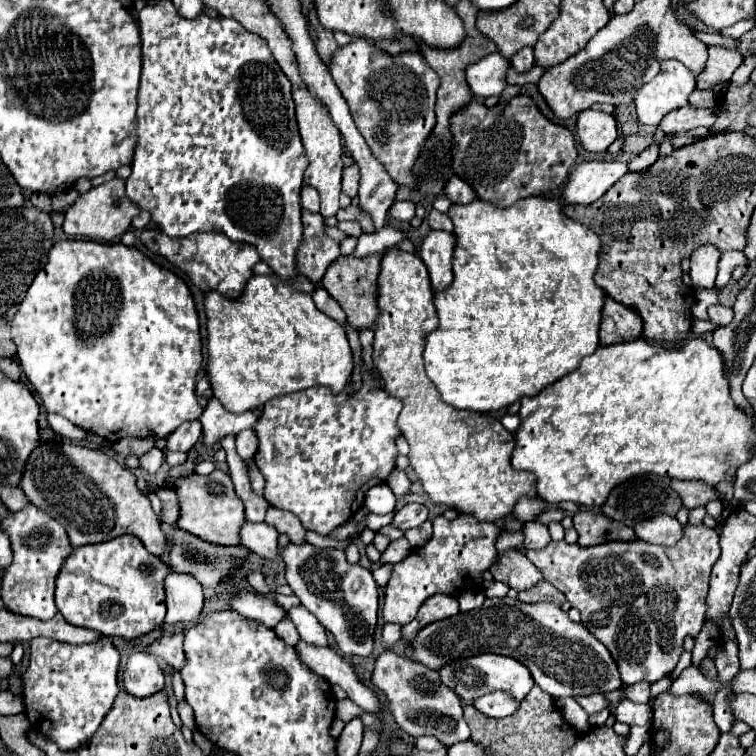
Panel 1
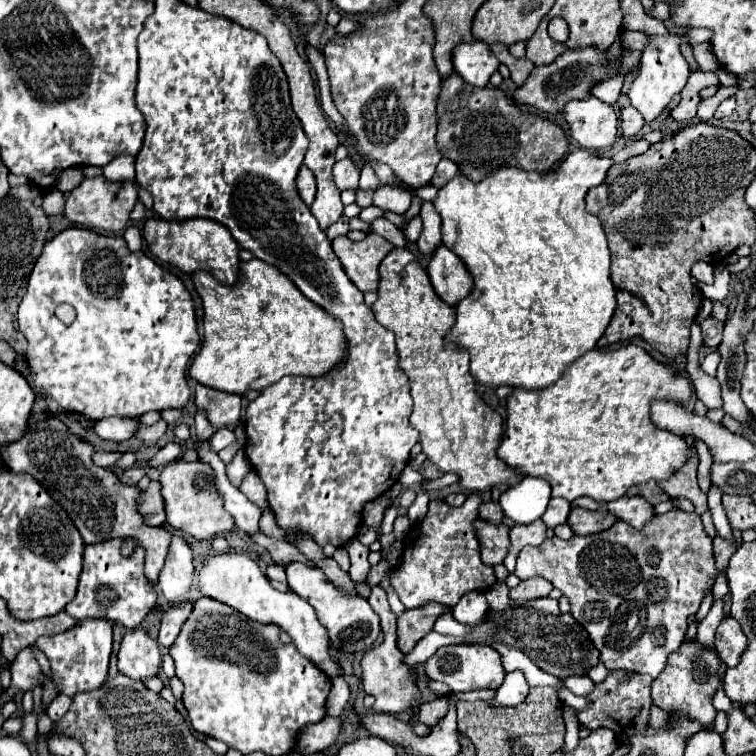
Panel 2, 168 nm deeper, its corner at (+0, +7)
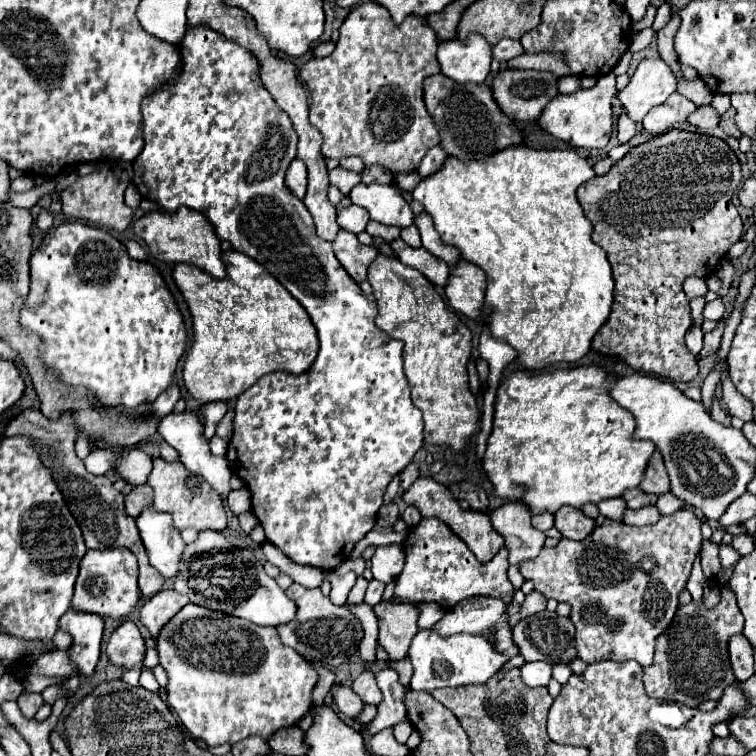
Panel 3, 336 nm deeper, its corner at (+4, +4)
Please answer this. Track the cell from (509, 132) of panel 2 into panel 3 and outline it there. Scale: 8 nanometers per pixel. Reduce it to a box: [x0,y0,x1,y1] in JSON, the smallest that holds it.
[423,74,523,160]

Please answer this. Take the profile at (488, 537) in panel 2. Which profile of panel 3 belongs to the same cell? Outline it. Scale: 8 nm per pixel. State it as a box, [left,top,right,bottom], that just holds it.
[403,478,503,562]

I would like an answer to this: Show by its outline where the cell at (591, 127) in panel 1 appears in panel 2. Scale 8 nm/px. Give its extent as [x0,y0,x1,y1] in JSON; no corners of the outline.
[563,97,617,149]

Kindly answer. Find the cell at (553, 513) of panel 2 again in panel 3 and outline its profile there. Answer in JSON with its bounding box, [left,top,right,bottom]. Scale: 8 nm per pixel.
[533,512,553,532]

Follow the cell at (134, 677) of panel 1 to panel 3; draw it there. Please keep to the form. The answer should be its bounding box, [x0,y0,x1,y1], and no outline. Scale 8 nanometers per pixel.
[107,622,145,668]

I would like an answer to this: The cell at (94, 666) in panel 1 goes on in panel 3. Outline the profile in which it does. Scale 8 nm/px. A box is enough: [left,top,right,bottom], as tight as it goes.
[59,610,103,676]

